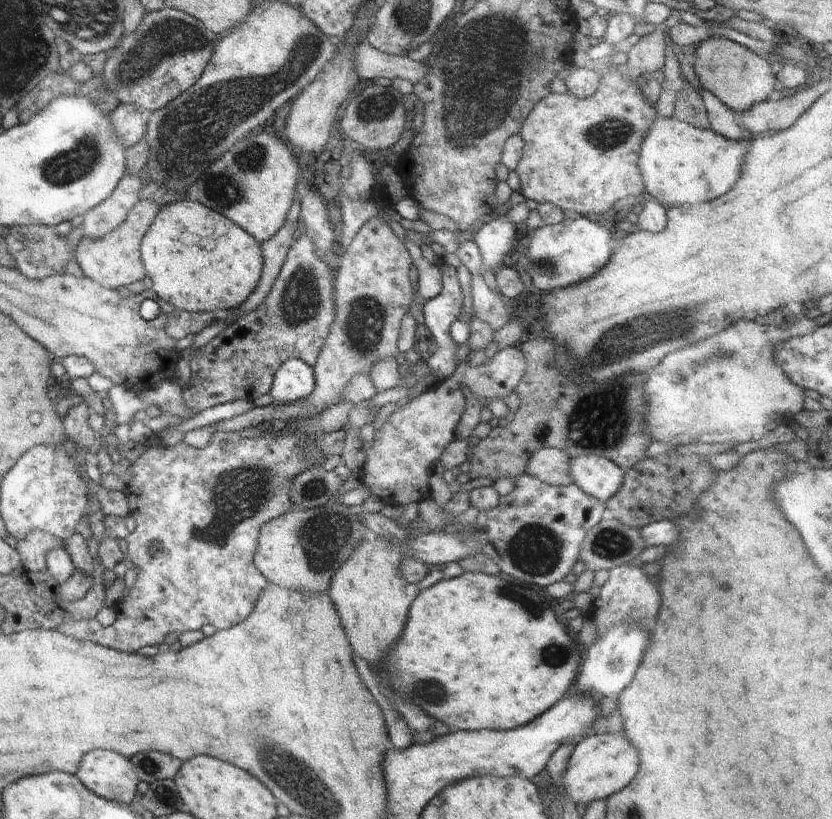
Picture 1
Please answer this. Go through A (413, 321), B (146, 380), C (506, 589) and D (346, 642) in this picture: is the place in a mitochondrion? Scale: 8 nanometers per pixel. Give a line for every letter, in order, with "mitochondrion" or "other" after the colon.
A: other
B: other
C: mitochondrion
D: other

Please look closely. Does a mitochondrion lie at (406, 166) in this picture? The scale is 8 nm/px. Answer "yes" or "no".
no

